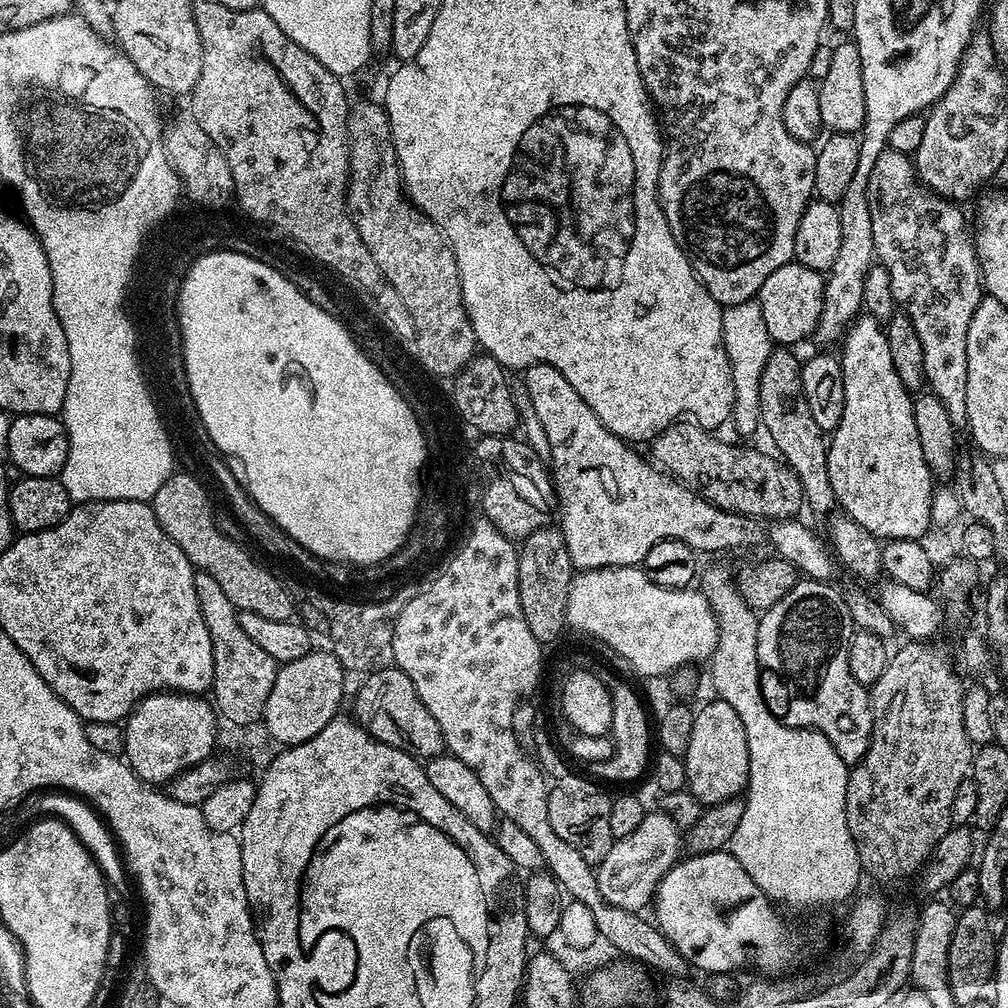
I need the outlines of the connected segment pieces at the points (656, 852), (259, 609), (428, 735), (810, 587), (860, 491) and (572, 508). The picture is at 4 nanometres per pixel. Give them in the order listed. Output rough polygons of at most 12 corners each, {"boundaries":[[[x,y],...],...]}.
{"boundaries":[[[663,810],[613,840],[595,865],[610,906],[643,913],[681,859]],[[173,471],[158,526],[240,612],[293,619],[292,594],[245,556]],[[401,668],[363,677],[354,719],[427,762],[444,735]],[[800,578],[758,626],[760,693],[855,766],[872,741],[841,589]],[[885,325],[838,352],[828,440],[843,515],[881,542],[933,527],[934,477]],[[554,366],[522,377],[573,569],[677,540],[763,542],[606,430]]]}

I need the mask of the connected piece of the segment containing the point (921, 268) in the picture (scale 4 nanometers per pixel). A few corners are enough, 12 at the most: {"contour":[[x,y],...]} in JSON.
{"contour":[[886,150],[876,260],[918,330],[927,387],[967,429],[980,259],[951,200]]}

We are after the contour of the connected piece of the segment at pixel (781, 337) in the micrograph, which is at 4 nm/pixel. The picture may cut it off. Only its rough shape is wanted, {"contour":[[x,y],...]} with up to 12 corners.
{"contour":[[795,262],[762,282],[773,345],[815,333],[825,277]]}

